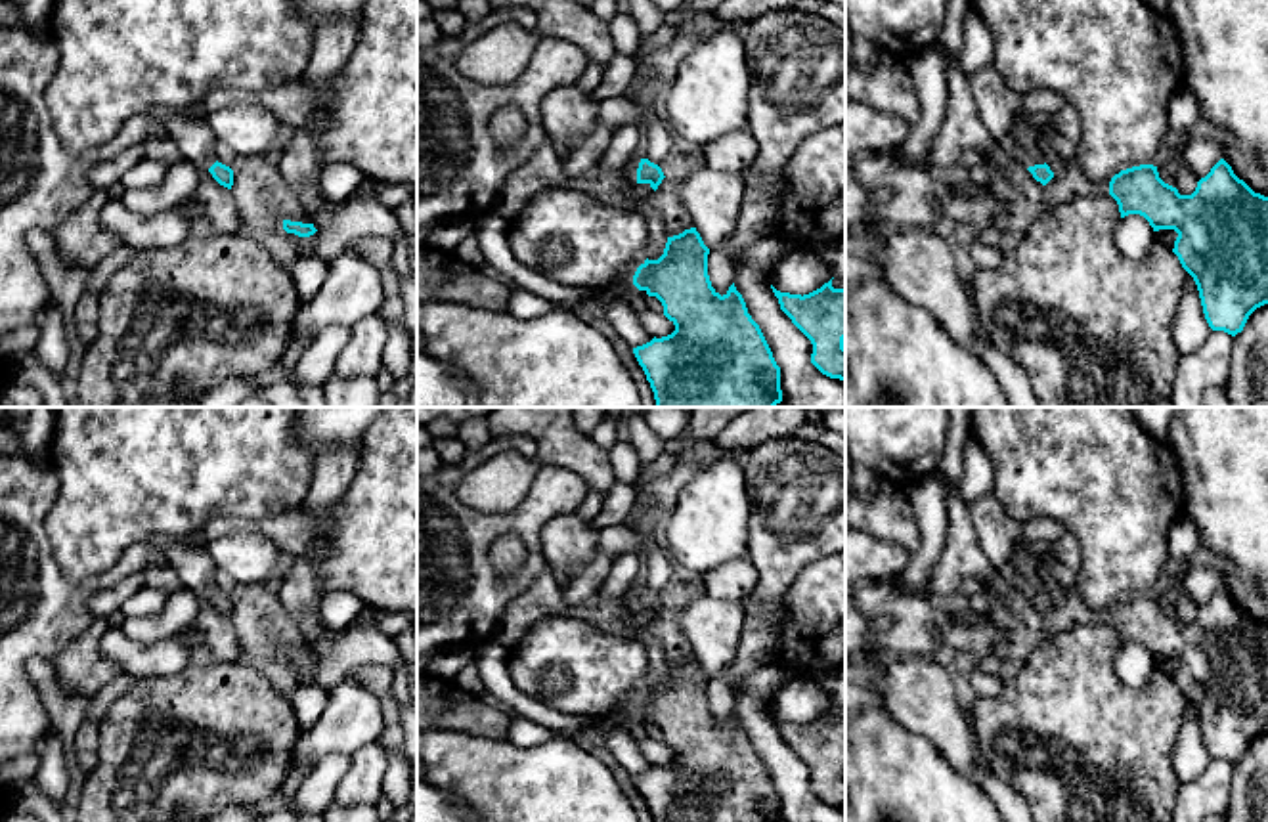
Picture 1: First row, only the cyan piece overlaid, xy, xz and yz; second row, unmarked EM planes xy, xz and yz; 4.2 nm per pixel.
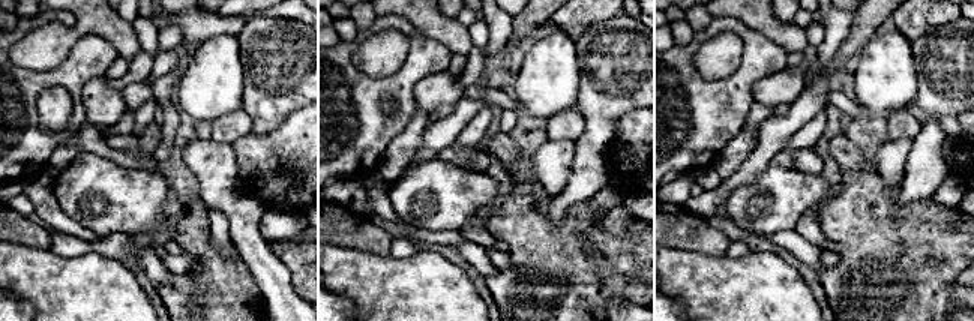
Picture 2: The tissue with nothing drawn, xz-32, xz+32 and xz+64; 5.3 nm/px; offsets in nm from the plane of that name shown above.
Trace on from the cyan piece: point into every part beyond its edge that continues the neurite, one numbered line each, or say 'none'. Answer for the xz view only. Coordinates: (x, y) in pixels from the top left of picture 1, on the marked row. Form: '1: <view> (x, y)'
1: xz (630, 169)

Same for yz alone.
1: yz (1020, 142)

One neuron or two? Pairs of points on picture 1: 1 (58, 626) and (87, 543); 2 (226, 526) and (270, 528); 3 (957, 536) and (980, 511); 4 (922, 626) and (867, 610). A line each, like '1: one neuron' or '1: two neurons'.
1: two neurons
2: one neuron
3: two neurons
4: one neuron

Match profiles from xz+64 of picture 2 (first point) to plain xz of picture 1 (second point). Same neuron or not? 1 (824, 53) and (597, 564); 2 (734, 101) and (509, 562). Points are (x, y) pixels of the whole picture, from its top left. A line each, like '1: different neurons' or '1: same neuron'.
1: same neuron
2: different neurons

